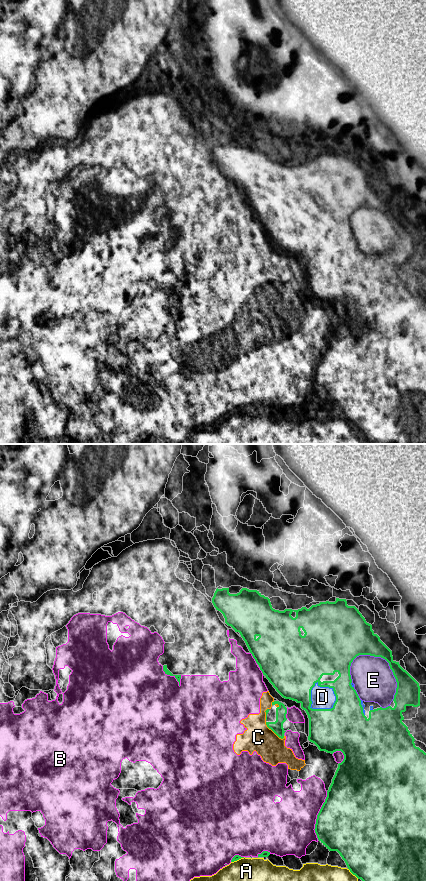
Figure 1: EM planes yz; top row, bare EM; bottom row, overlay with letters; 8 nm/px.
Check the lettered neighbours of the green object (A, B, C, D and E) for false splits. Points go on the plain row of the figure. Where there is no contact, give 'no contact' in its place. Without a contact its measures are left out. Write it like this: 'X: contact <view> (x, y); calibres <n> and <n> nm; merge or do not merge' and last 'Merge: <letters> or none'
A: contact yz (353, 426); calibres 500 and 420 nm; do not merge
B: contact yz (317, 367); calibres 480 and 420 nm; do not merge
C: contact yz (274, 284); calibres 100 and 220 nm; do not merge
D: contact yz (333, 242); calibres 280 and 180 nm; merge
E: contact yz (389, 217); calibres 190 and 320 nm; do not merge
Merge: D

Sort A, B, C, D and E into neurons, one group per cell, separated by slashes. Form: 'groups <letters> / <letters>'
groups A / B C / D / E

